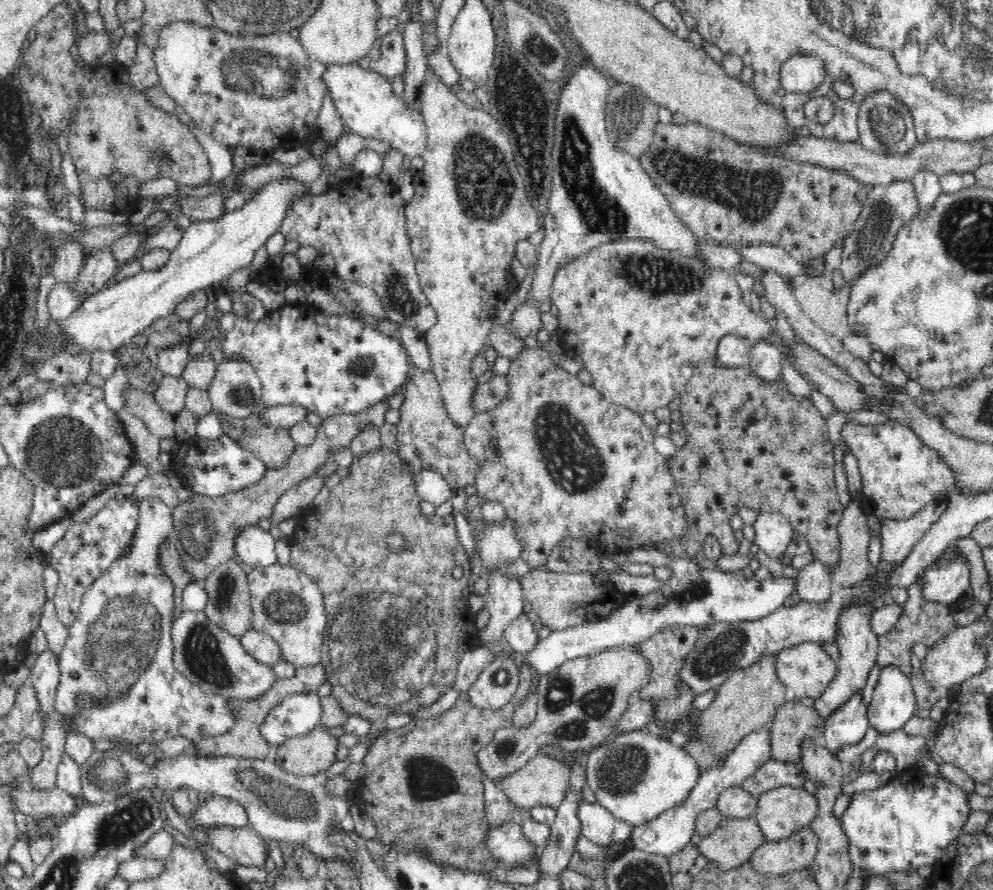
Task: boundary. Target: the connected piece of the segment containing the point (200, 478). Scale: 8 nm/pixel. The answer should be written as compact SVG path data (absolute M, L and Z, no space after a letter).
M195 436L188 442L188 454L184 459L174 459L172 469L186 488L192 489L200 498L225 496L240 492L252 484L258 484L266 475L267 467L250 452L225 436L220 441L204 441Z

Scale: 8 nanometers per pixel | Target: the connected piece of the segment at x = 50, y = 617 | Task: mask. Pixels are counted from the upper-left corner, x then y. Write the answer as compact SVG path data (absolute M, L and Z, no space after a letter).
M48 598L48 600L45 600L41 610L39 626L45 632L48 640L47 650L55 656L59 663L64 644L66 644L66 639L68 638L68 629L58 619L54 599Z

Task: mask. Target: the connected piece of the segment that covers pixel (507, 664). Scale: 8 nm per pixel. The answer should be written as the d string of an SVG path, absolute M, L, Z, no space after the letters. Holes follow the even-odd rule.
M497 657L480 674L478 680L472 684L472 688L464 696L469 698L476 707L484 707L489 710L502 708L515 696L525 670L525 668L518 668L510 658ZM499 670L508 672L509 680L506 684L496 683L496 673Z

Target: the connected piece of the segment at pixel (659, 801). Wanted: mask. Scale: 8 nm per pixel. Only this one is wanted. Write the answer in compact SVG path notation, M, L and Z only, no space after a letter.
M649 728L614 734L593 748L587 758L586 778L596 803L631 827L647 823L681 803L696 784L700 770L680 745L656 736Z

